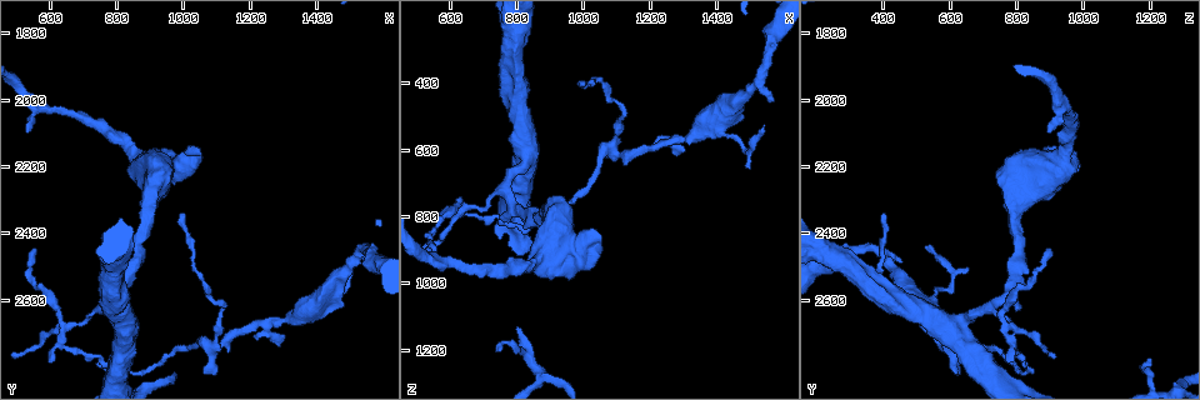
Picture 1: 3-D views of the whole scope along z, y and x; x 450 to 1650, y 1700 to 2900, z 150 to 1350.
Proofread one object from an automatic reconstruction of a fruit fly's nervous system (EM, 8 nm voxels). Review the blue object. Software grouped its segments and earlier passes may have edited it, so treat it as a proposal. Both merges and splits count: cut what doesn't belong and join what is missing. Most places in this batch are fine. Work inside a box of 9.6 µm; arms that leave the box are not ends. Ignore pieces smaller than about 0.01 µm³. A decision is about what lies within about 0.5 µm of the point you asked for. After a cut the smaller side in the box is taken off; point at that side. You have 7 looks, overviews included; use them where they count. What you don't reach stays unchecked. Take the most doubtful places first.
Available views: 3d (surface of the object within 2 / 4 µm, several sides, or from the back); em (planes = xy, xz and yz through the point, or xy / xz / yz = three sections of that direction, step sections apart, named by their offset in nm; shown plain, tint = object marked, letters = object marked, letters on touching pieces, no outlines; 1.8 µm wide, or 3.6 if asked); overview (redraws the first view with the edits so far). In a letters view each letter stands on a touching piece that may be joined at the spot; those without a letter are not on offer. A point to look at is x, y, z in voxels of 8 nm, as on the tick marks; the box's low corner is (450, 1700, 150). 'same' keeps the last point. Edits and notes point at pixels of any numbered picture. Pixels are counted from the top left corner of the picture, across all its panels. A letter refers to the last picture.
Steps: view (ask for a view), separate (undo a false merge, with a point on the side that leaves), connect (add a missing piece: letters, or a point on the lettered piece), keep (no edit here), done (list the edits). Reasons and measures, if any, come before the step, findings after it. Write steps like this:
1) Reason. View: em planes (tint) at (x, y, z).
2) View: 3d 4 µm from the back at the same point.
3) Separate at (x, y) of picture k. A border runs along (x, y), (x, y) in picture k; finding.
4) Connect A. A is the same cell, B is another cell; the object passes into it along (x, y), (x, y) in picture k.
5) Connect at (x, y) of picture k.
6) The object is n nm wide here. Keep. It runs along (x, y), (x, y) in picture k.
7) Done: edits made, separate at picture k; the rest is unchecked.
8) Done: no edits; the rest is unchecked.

Thin neck. View: 3d 4 µm at (650, 2680, 780).

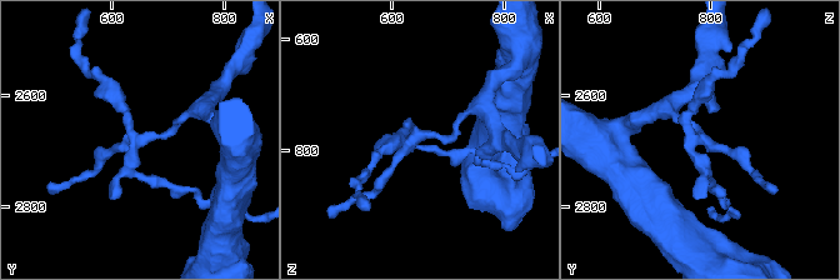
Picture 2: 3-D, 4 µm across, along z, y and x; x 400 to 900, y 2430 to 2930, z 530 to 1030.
Need the tissue. View: em xz step 16 (letters) at (645, 2680, 770).

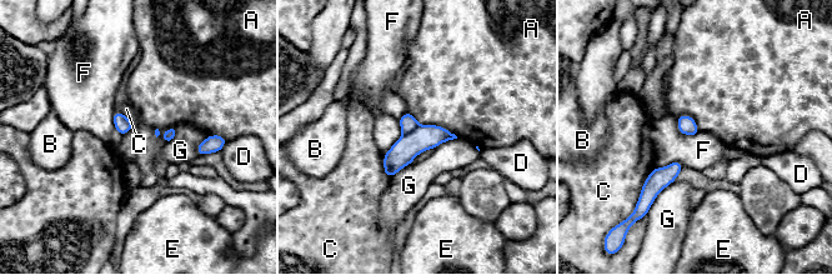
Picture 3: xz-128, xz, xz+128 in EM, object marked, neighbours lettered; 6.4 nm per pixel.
Separate at (407, 123) of picture 3. A, B, C, D, E, F and G are other cells; a border runs along (419, 125), (402, 135) in picture 3; a second neuron is stuck on.

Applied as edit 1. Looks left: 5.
Branch stops here. View: 3d 2 µm at (740, 2780, 1190).

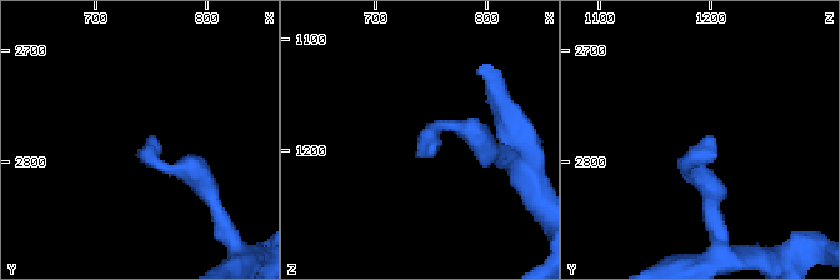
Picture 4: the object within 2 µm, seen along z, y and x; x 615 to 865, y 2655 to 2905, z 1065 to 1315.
View: em 3.6 µm xz step 8 (letters) at (748, 2776, 1196).

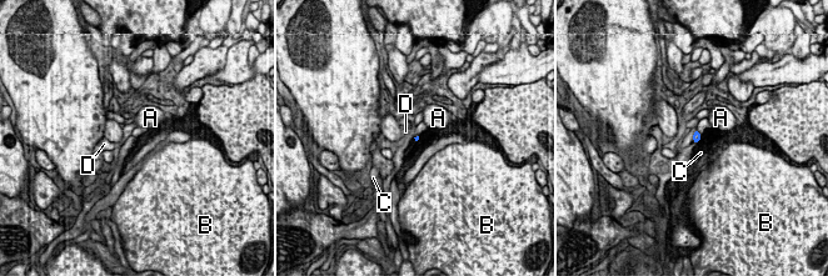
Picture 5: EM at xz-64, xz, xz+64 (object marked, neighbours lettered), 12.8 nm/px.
Cut it another way. View: em 3.6 µm planes (letters) at the same point.

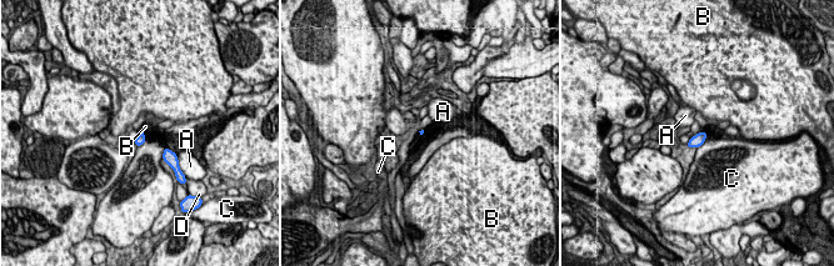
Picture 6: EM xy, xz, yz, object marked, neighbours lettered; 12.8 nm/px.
The longest contact is with C, 180 nm. Keep. A, B, C and D are other cells; a border runs along (700, 130), (697, 134) in picture 6; none of them fits.

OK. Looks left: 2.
Done: edits made, separate at picture 3; the rest is unchecked.

